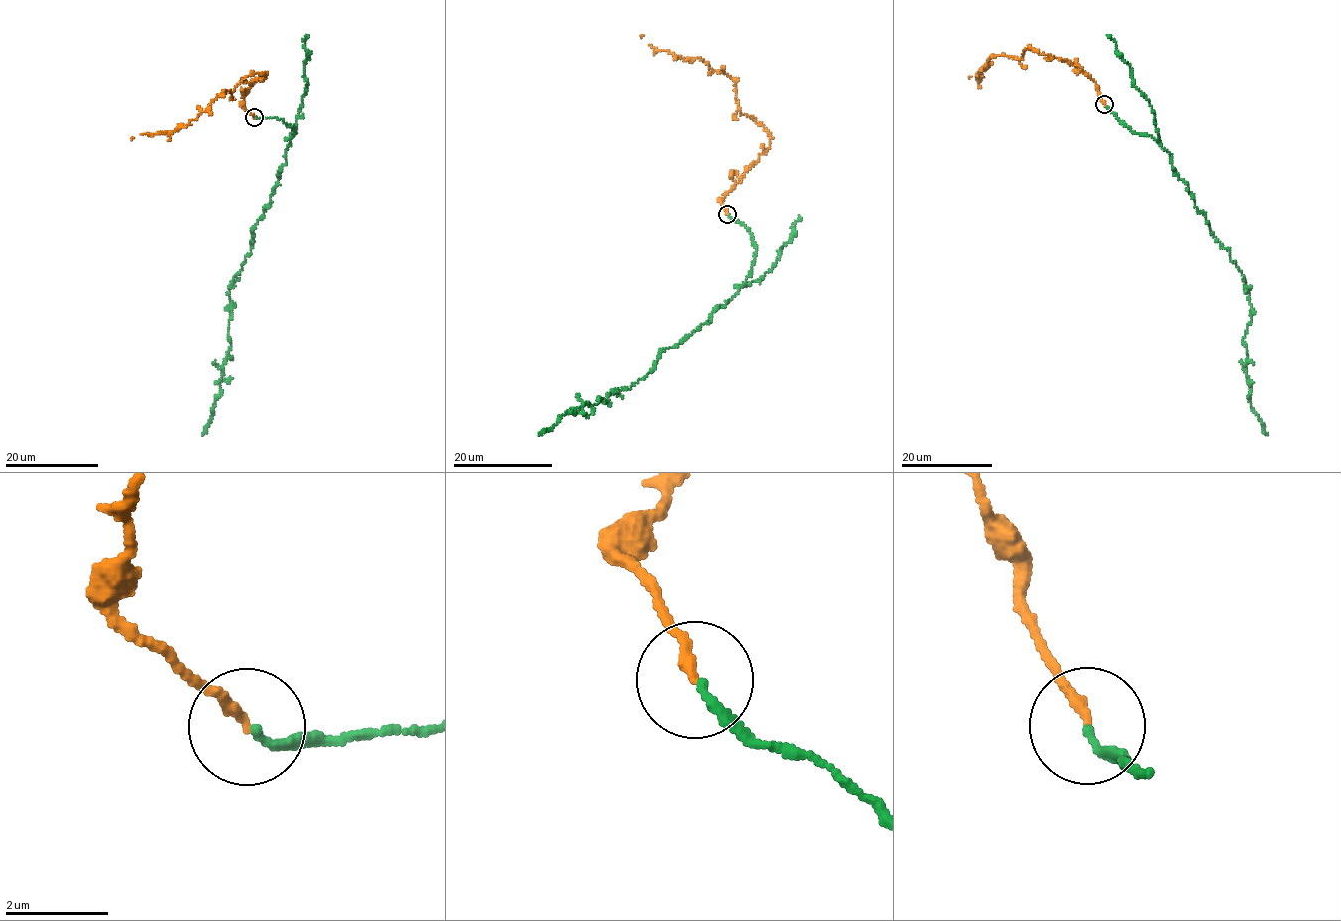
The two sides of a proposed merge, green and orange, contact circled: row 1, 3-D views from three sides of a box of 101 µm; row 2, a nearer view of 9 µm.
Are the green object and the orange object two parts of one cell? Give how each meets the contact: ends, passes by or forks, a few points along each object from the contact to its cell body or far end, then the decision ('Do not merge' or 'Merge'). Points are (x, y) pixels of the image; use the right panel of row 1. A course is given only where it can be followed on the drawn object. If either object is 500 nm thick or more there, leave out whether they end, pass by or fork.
At the ring green ends. At the ring orange ends. Course of green: (1104, 104), (1169, 152), (1195, 207), (1243, 276), (1251, 308), (1243, 338), (1249, 398), (1267, 434). Course of orange: (1104, 104), (1094, 81), (1079, 67), (1030, 48), (1020, 59), (993, 55), (977, 73), (979, 80), (968, 77). Merge

